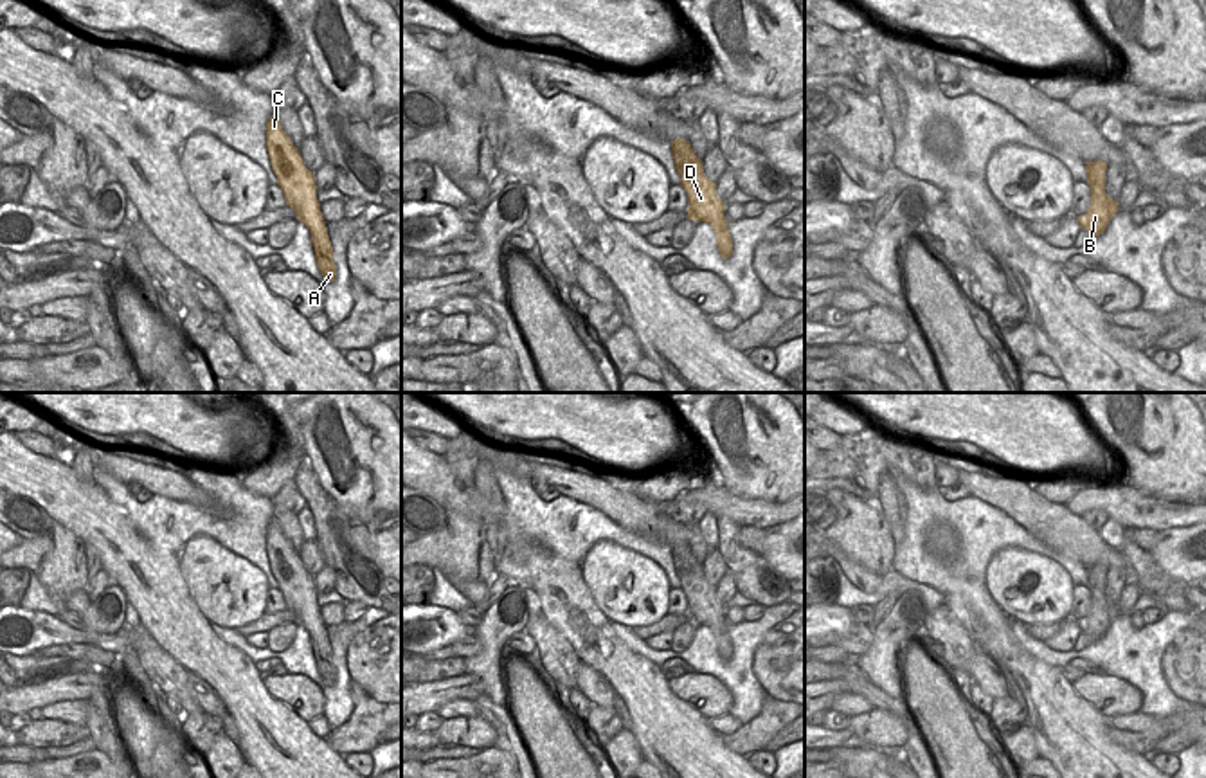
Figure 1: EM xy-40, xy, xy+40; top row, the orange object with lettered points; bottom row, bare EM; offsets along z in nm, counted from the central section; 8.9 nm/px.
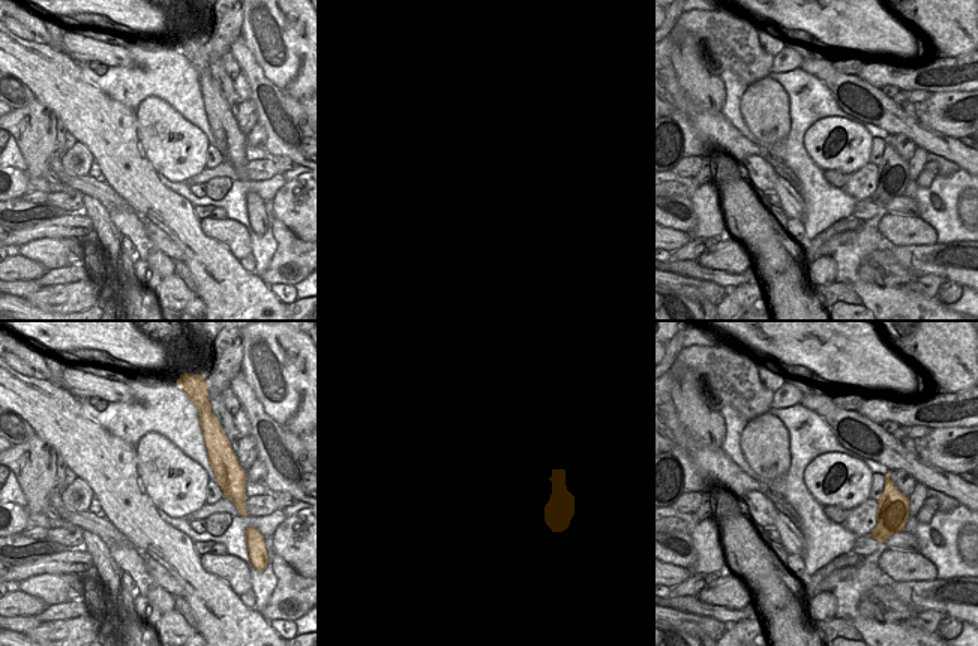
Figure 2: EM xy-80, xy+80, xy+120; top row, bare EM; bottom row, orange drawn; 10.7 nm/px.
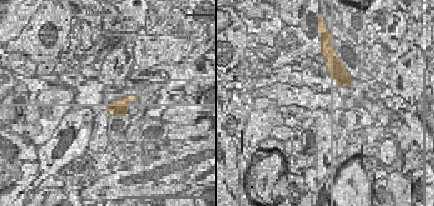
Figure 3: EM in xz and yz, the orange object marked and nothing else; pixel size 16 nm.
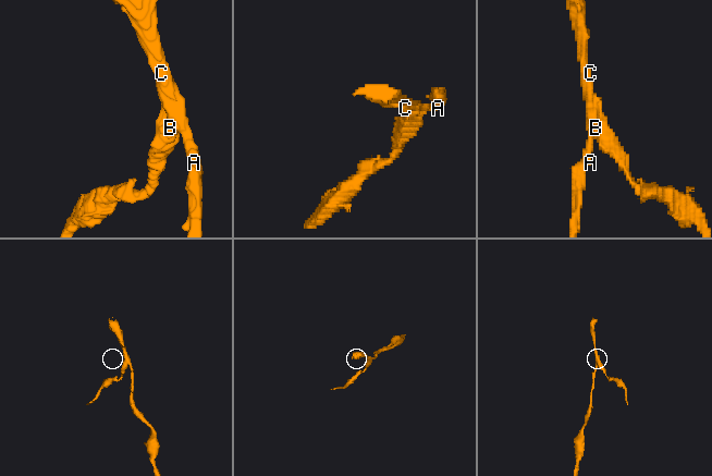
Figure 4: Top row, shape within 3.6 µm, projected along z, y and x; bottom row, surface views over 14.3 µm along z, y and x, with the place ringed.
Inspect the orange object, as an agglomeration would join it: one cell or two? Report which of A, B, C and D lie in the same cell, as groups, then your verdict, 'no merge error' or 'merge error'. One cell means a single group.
A C D / B | merge error

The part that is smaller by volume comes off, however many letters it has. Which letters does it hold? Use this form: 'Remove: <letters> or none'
Remove: B

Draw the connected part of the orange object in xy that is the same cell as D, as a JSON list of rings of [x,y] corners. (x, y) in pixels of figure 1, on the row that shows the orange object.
[[[675,139],[671,142],[671,155],[680,185],[688,194],[688,207],[700,222],[713,227],[718,252],[727,259],[733,254],[733,240],[724,216],[725,204],[716,194],[716,184],[706,176],[702,160],[691,149],[689,140]]]

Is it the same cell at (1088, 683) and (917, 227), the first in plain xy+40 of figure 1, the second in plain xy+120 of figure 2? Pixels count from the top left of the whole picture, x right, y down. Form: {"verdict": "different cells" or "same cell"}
{"verdict": "same cell"}

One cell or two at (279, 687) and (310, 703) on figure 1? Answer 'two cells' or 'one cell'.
one cell

